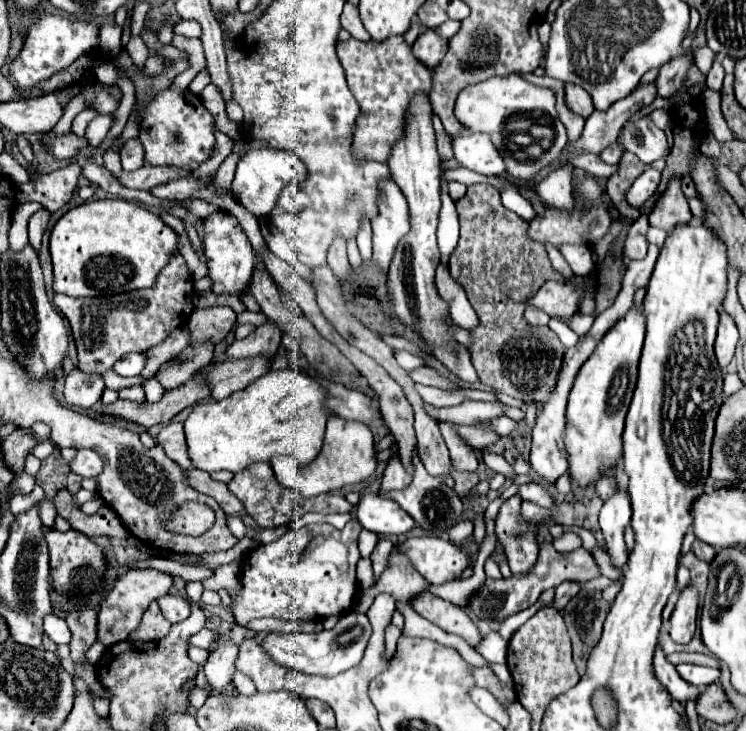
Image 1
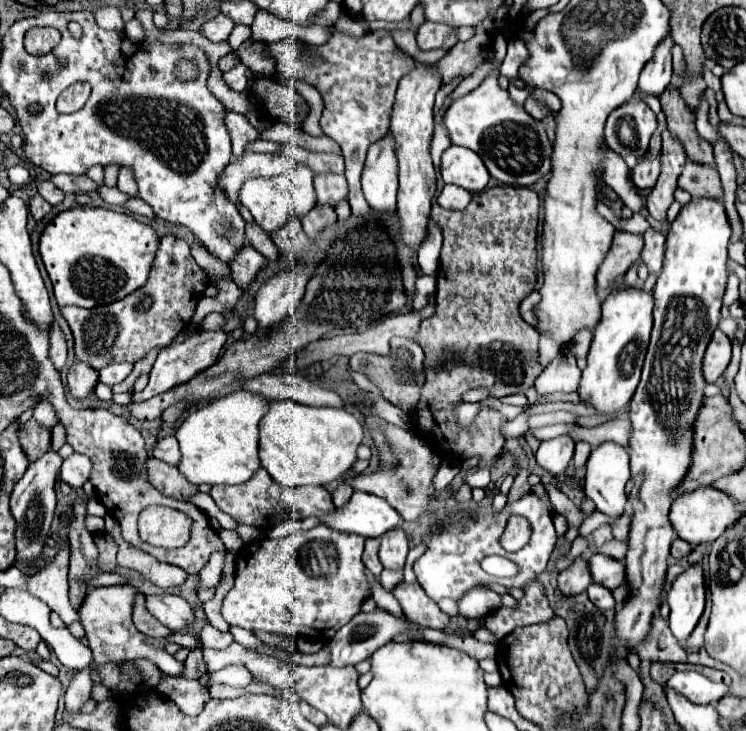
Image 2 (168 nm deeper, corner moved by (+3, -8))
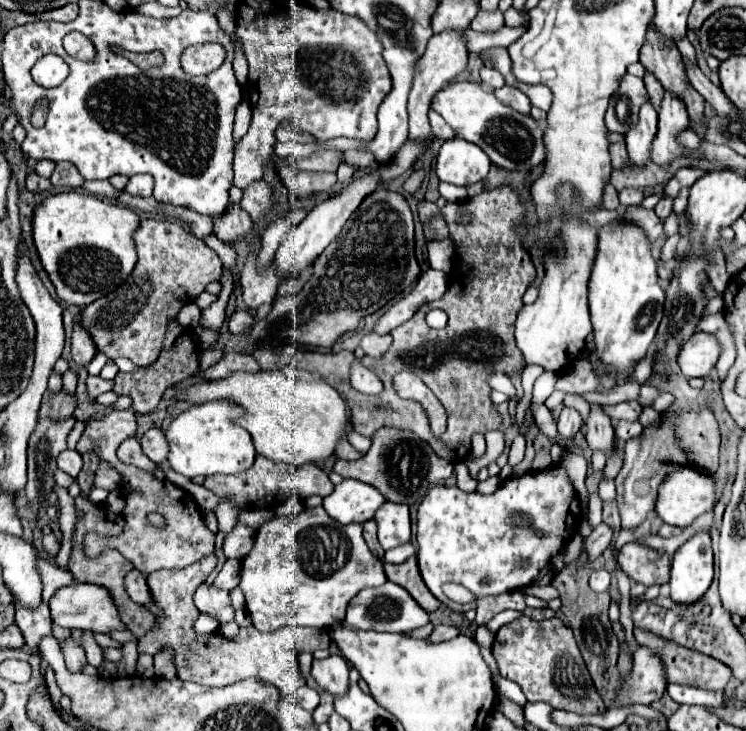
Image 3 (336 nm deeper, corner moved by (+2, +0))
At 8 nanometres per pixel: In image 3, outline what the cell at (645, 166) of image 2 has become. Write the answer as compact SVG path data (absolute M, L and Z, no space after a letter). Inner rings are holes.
M652 104L642 106L638 124L634 126L634 130L630 130L630 134L626 134L626 148L630 160L636 166L644 166L650 160L652 142L656 138L656 124L658 124L658 114L652 108Z

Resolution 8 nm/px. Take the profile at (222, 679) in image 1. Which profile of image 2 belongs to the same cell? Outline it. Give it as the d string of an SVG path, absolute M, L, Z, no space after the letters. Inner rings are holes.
M205 624L201 630L201 640L203 640L203 646L211 646L211 648L221 650L233 642L233 636L229 632L219 632L211 624Z

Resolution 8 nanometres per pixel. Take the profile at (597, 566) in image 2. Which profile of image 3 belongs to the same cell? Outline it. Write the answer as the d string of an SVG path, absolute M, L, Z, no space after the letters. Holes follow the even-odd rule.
M626 544L616 552L618 568L644 586L666 584L670 578L670 556L642 544Z

